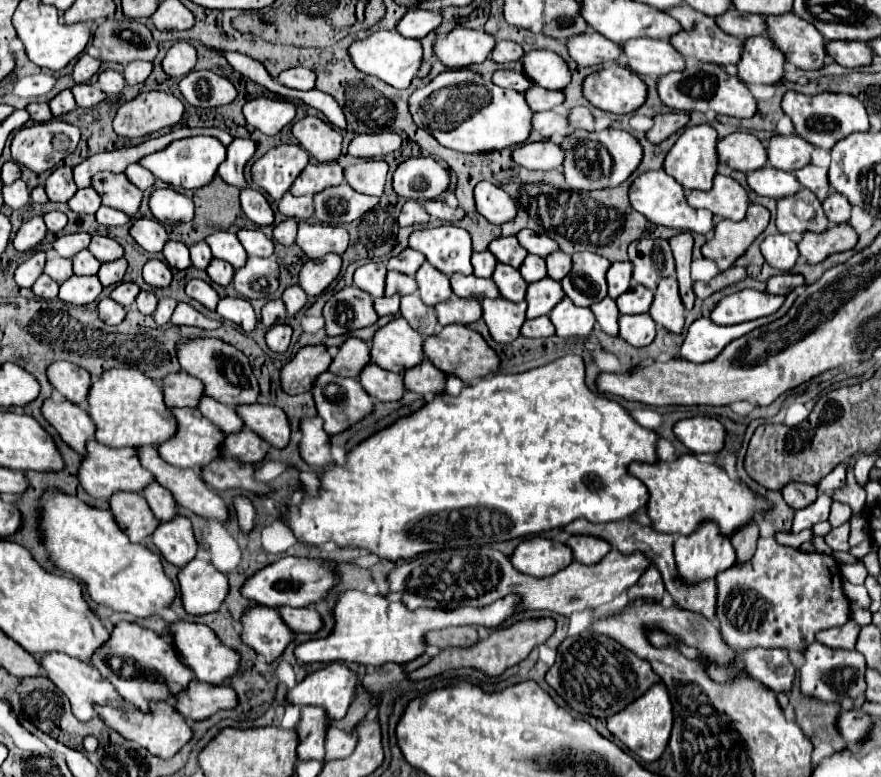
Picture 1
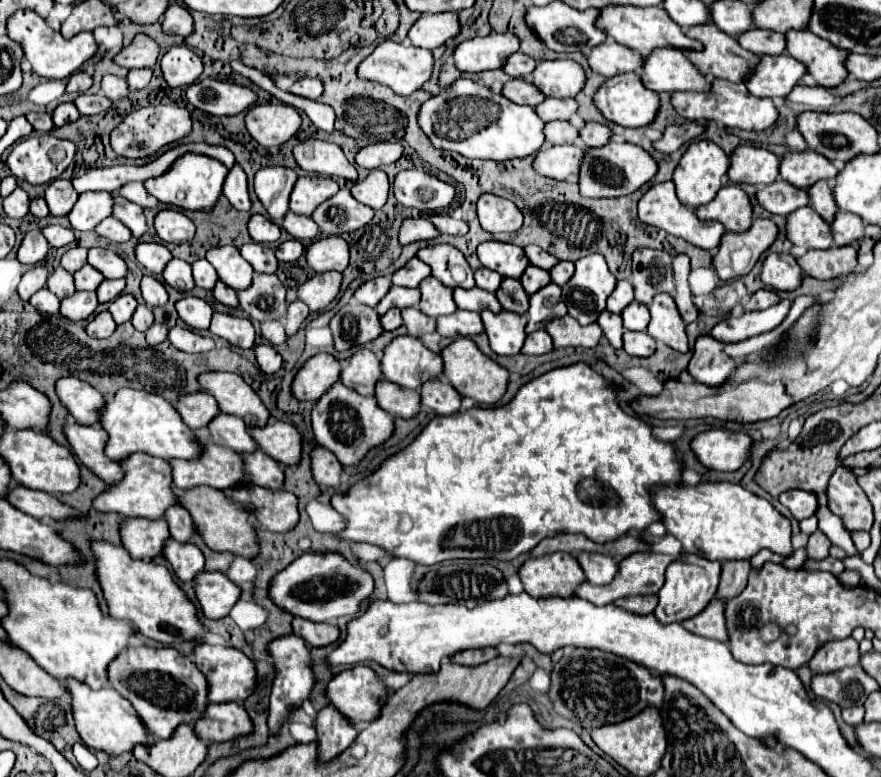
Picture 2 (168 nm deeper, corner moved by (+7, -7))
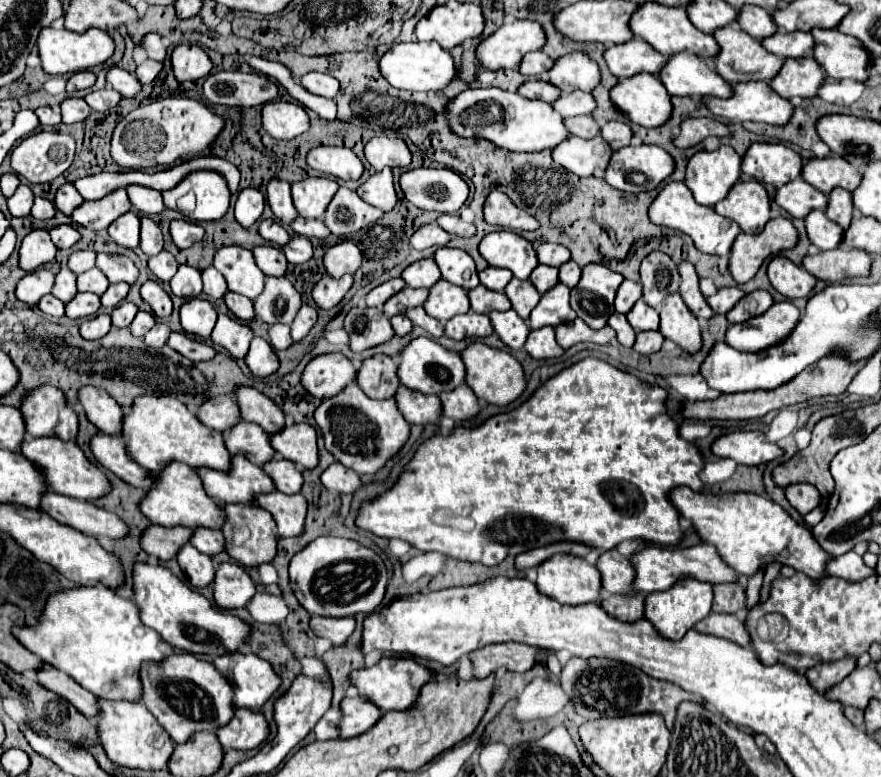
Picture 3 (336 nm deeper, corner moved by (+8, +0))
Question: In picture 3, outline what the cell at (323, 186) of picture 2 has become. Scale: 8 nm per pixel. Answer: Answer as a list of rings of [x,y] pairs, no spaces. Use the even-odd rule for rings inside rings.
[[[307,177],[293,183],[291,193],[297,213],[305,219],[321,219],[325,207],[329,205],[337,189],[337,181],[329,177]]]

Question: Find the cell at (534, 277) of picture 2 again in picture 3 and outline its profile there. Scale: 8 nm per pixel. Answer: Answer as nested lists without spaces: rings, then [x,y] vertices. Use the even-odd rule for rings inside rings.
[[[537,265],[537,269],[533,269],[529,281],[535,285],[535,289],[539,293],[545,293],[549,291],[555,283],[559,283],[559,277],[557,277],[559,269],[553,269],[553,267],[547,267],[547,265]]]

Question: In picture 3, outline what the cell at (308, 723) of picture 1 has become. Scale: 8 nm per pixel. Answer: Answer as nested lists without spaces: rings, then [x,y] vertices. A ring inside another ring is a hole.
[[[345,697],[341,701],[341,715],[343,719],[339,723],[339,733],[343,739],[349,739],[371,729],[383,713],[377,711],[377,707],[367,699],[363,701],[361,697]]]

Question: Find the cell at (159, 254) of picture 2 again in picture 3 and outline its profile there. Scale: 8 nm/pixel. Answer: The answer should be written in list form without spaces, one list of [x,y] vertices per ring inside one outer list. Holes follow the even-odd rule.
[[[161,251],[157,253],[157,257],[149,257],[149,269],[161,279],[161,281],[169,281],[175,271],[177,271],[177,261],[169,251]]]

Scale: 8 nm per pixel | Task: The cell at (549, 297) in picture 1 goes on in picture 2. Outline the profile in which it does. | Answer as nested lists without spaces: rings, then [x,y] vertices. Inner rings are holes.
[[[554,282],[546,288],[538,290],[534,296],[530,296],[530,310],[528,310],[528,324],[526,332],[536,332],[540,328],[546,328],[546,324],[554,318],[566,316],[566,304],[562,300],[562,290]]]

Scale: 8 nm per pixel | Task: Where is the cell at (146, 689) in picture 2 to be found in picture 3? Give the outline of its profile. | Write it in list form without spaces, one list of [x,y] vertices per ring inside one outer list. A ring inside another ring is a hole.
[[[191,653],[169,655],[159,663],[141,665],[143,703],[171,735],[175,743],[185,743],[195,731],[215,731],[233,717],[233,691],[229,681],[209,661],[201,661]]]

